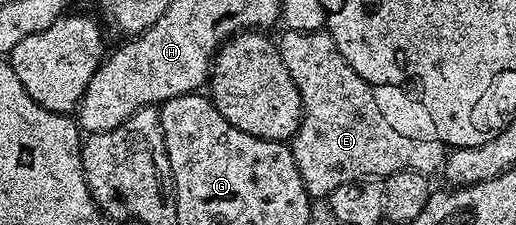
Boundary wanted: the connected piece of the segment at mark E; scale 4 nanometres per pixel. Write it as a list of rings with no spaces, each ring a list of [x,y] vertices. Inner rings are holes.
[[[286,29],[283,34],[283,37],[277,38],[276,41],[278,53],[284,59],[284,67],[288,67],[302,100],[302,122],[299,123],[292,138],[292,148],[298,170],[311,198],[329,198],[330,193],[336,191],[336,187],[347,185],[349,181],[368,177],[385,179],[391,173],[405,169],[434,175],[437,169],[439,172],[445,166],[448,156],[447,146],[399,136],[382,120],[378,109],[374,108],[373,99],[371,101],[358,101],[354,97],[342,97],[342,93],[346,91],[346,85],[352,83],[352,79],[356,79],[356,71],[352,67],[348,67],[348,59],[344,59],[344,55],[340,55],[340,51],[334,40],[330,38],[329,32],[305,33],[295,29]]]

